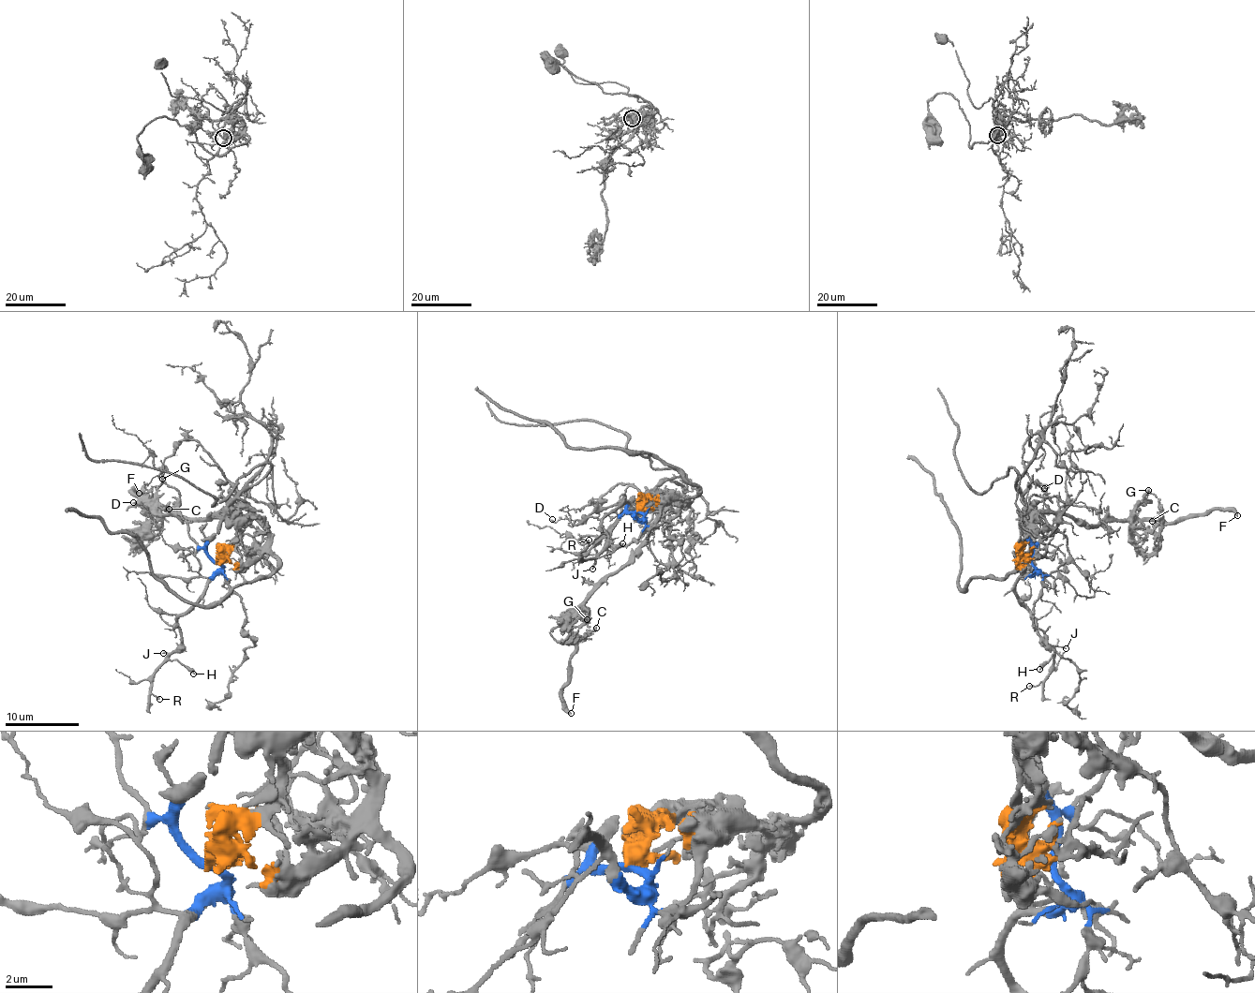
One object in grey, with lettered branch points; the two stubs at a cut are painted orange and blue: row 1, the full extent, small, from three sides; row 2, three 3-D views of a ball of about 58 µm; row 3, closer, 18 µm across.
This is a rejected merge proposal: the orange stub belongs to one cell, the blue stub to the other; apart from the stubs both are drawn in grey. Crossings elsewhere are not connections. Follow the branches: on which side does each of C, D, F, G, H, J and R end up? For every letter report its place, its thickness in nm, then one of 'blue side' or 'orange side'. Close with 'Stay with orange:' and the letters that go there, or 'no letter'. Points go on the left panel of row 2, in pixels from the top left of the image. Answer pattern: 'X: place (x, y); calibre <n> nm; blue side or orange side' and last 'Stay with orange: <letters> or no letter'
C: place (169, 509); calibre 240 nm; orange side
D: place (133, 502); calibre 100 nm; blue side
F: place (139, 493); calibre 340 nm; orange side
G: place (162, 479); calibre 220 nm; orange side
H: place (193, 674); calibre 360 nm; blue side
J: place (163, 653); calibre 130 nm; blue side
R: place (159, 699); calibre 190 nm; blue side
Stay with orange: C, F, G

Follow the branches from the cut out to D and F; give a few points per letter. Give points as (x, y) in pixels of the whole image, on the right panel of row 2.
D: (1030, 559), (1036, 571), (1027, 573), (1029, 567), (1023, 548), (1027, 539), (1039, 529), (1043, 487)
F: (1030, 559), (1023, 526), (1048, 511), (1086, 526), (1176, 523), (1212, 510), (1236, 516)

